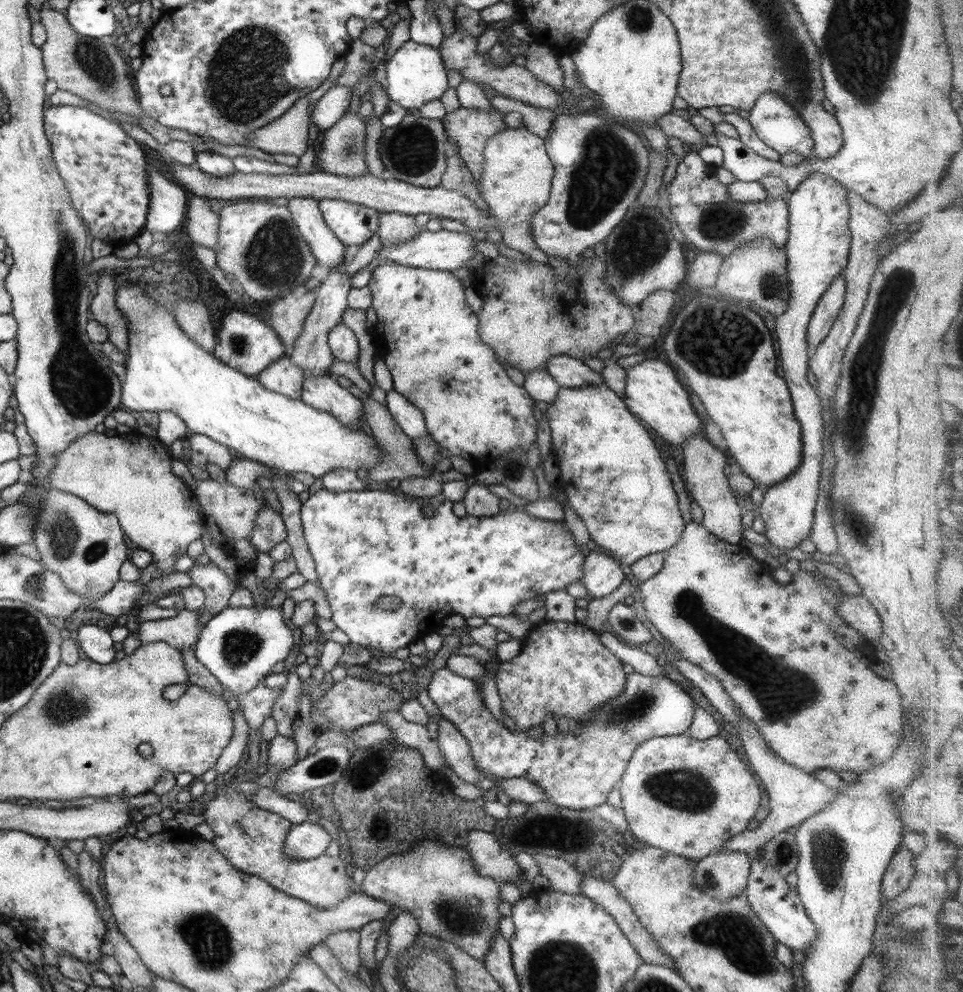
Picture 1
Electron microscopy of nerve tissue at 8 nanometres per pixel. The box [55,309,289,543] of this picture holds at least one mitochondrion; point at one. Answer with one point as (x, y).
(158, 514)

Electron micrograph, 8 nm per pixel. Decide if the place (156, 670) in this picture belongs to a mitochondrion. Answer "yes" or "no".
no

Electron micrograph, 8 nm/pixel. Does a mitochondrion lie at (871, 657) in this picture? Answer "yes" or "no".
no

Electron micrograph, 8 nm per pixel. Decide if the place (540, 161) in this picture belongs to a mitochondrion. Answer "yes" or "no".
no

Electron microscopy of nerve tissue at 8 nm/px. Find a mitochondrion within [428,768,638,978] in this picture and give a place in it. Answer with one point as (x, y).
(463, 919)

